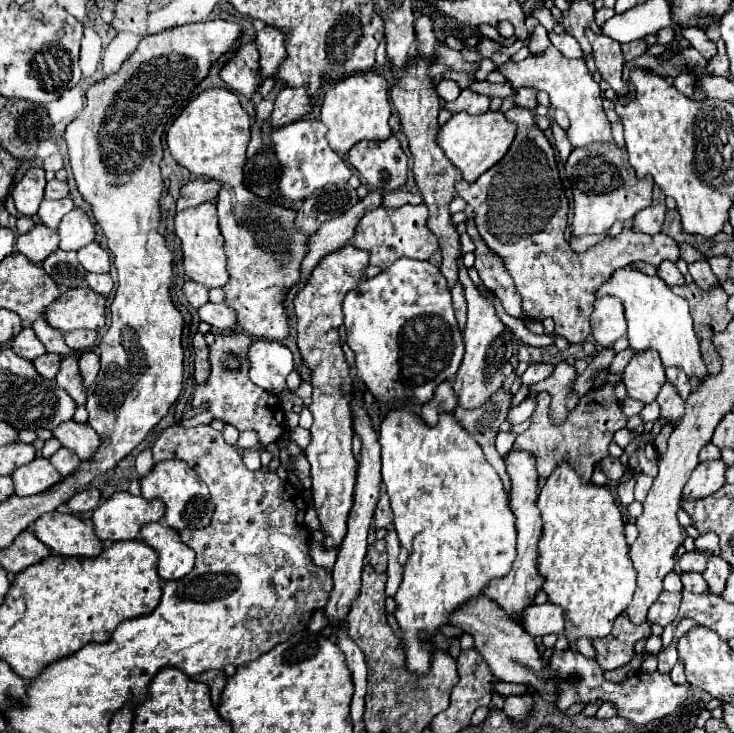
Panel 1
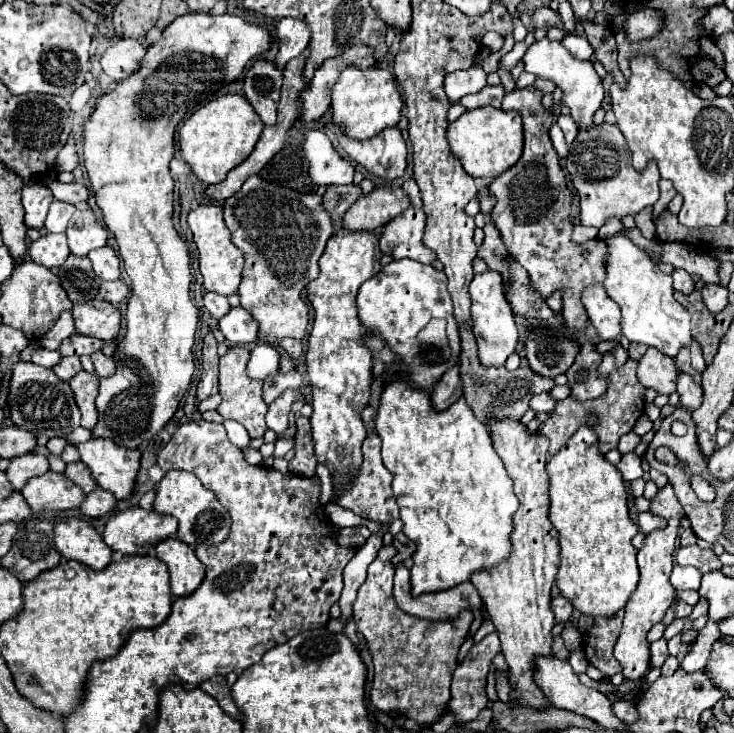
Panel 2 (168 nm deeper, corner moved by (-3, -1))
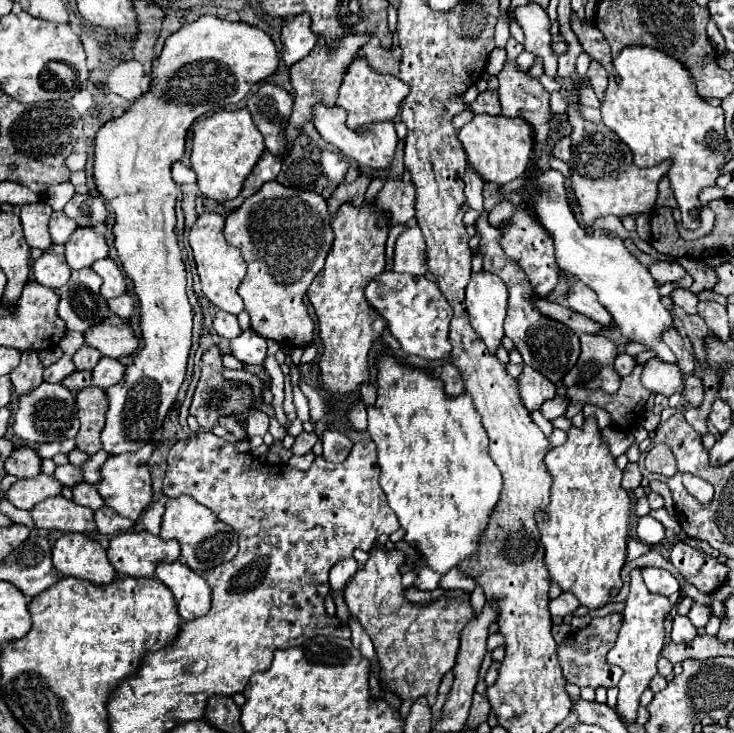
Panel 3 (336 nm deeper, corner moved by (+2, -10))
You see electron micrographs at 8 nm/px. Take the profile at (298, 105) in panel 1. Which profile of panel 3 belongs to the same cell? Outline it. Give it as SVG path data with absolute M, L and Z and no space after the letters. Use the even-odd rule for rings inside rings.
M377 36L359 50L357 56L365 56L367 62L381 74L397 74L399 72L399 54L381 46Z

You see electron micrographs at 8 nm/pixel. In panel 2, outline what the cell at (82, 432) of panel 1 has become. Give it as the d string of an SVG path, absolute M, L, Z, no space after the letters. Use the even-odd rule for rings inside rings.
M94 437L86 443L76 445L80 461L88 465L94 481L116 495L116 499L126 499L132 495L134 479L140 467L140 453L128 451L116 445L112 439Z

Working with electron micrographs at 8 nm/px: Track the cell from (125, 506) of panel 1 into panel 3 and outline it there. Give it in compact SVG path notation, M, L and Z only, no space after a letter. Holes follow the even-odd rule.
M123 532L111 538L107 550L113 568L131 578L153 578L155 568L163 562L177 562L181 548L175 540L161 540L149 532Z

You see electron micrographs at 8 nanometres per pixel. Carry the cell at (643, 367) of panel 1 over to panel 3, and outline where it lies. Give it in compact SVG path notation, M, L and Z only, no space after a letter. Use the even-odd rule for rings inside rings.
M651 358L643 366L641 382L651 392L657 392L663 396L671 396L671 394L683 390L683 374L677 368L677 364L667 364L659 358Z

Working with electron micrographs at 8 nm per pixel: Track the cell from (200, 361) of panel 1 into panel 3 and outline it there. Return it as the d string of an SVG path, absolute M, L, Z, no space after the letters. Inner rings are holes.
M211 346L203 352L203 368L201 378L193 394L193 402L189 414L197 418L203 430L211 430L217 426L217 420L225 416L225 412L245 412L251 410L253 390L249 388L249 396L241 396L241 392L233 392L229 388L229 380L223 378L223 354L217 346Z

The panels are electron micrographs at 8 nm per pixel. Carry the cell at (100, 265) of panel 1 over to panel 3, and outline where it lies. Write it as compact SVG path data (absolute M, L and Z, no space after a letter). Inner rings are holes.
M103 258L103 260L97 260L93 266L91 266L101 278L103 278L103 286L101 286L101 294L109 300L109 298L117 298L125 292L127 288L127 278L125 274L121 272L121 268L117 266L115 260L111 258Z

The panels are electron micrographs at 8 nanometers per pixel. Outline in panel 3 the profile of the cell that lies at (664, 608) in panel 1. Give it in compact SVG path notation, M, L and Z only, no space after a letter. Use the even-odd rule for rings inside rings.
M675 614L671 640L673 640L673 642L691 642L695 636L697 636L697 628L691 624L691 620L689 620L687 616Z

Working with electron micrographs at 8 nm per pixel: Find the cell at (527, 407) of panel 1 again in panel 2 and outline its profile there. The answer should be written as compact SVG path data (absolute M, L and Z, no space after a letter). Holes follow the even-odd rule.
M538 393L538 395L534 395L532 401L530 401L530 409L532 409L534 413L546 413L546 411L552 411L554 403L556 403L556 401L554 401L548 393Z

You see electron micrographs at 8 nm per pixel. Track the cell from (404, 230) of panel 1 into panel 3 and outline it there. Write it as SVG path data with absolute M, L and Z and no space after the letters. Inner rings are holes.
M419 226L407 228L395 244L393 256L393 270L395 272L409 272L409 274L425 274L427 272L427 252L425 240Z

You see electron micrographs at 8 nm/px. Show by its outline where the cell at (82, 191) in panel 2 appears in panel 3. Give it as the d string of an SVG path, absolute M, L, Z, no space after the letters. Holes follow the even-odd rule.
M75 194L65 210L63 210L69 218L73 218L79 226L97 226L97 224L103 224L109 216L107 208L105 208L105 200L101 196L81 196L81 194Z

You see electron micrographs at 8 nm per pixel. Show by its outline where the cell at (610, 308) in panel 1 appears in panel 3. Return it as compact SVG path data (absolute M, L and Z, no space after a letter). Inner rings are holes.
M575 282L571 286L571 290L569 290L569 306L571 306L571 310L575 310L575 312L579 312L579 314L603 324L603 326L611 324L611 314L599 304L595 292L589 286L581 284L581 282Z

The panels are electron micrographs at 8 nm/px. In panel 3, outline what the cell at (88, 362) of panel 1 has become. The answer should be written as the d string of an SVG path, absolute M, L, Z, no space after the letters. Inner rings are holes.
M103 356L99 360L99 364L93 368L93 386L99 386L105 390L105 388L117 384L121 380L123 372L125 372L125 366L119 360Z

